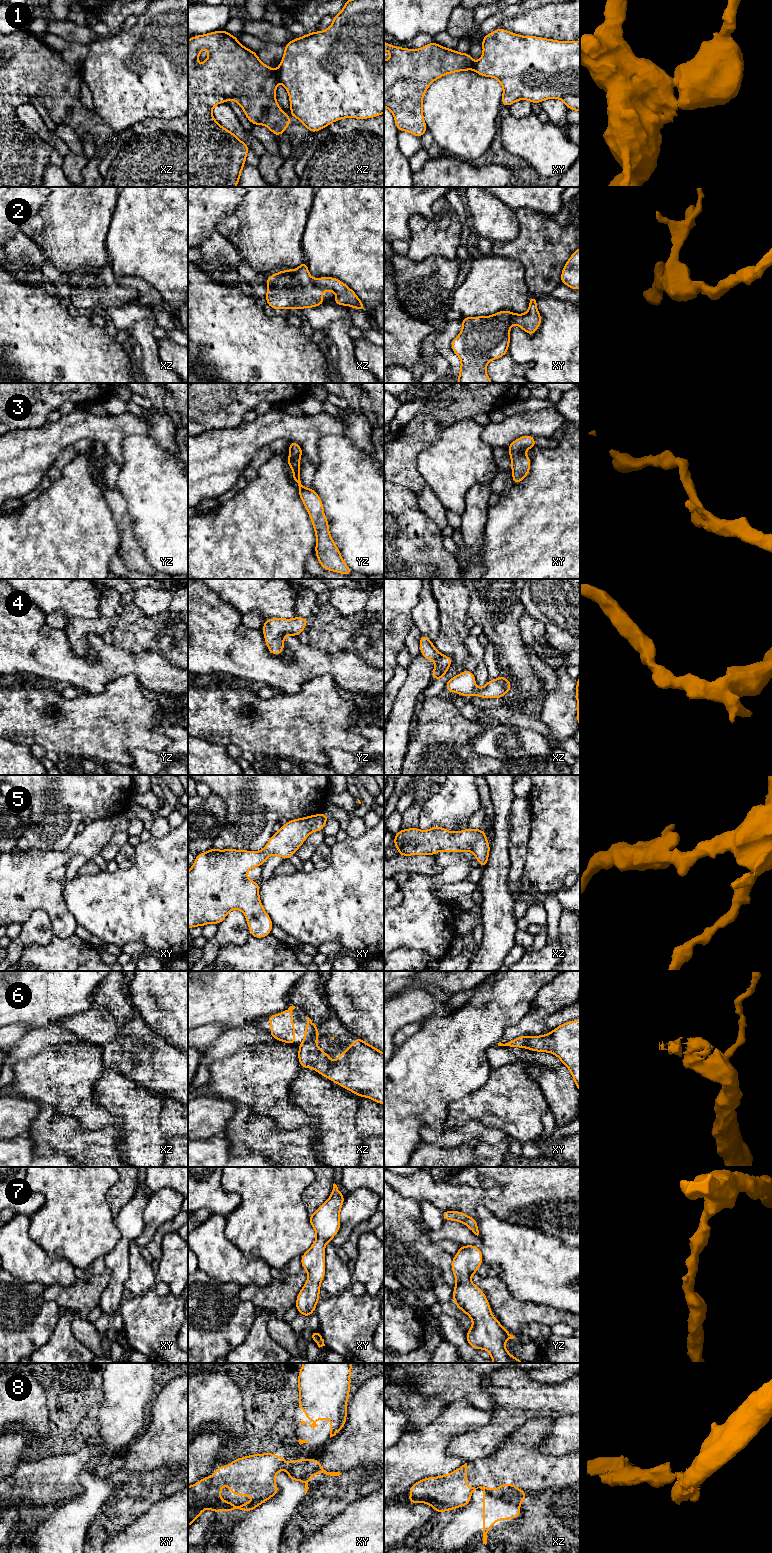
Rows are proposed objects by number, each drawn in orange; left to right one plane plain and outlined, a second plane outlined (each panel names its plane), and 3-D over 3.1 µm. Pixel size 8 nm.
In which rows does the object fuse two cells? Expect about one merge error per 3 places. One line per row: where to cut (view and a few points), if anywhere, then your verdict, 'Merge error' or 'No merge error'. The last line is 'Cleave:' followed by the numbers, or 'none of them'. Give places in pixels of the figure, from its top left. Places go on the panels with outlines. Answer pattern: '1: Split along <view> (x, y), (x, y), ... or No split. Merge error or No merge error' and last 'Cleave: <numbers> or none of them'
1: Split along xz (275, 70), (278, 80). Merge error
2: No split. No merge error
3: No split. No merge error
4: No split. No merge error
5: No split. No merge error
6: No split. No merge error
7: No split. No merge error
8: Split along xy (284, 1461), (276, 1472). Merge error
Cleave: 1, 8

